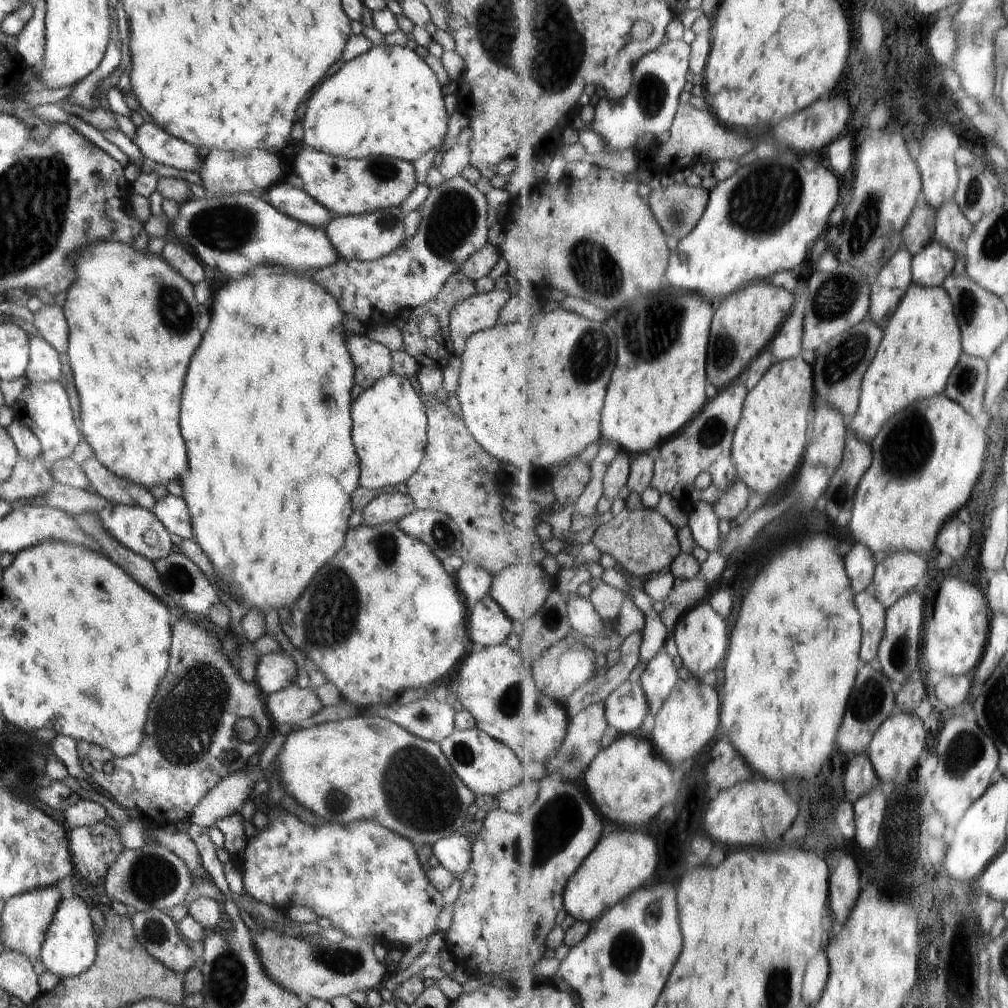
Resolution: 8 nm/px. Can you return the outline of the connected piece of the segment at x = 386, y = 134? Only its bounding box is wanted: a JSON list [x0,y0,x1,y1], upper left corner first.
[298,45,448,162]

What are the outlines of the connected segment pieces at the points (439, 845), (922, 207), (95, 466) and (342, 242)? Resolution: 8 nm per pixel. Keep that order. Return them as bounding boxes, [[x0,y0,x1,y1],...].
[[432,832,472,876],[904,191,937,256],[80,457,157,514],[324,208,405,262]]

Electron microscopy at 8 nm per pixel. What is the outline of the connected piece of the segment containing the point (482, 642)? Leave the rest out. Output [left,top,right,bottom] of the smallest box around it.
[467,594,514,647]

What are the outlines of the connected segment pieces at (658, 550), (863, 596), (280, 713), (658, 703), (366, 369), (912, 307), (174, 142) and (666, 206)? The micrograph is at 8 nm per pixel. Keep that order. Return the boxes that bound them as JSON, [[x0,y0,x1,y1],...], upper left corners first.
[[592,507,683,581],[858,592,888,662],[264,683,324,729],[641,647,679,718],[344,333,392,388],[849,281,964,444],[130,121,204,173],[648,181,711,240]]

